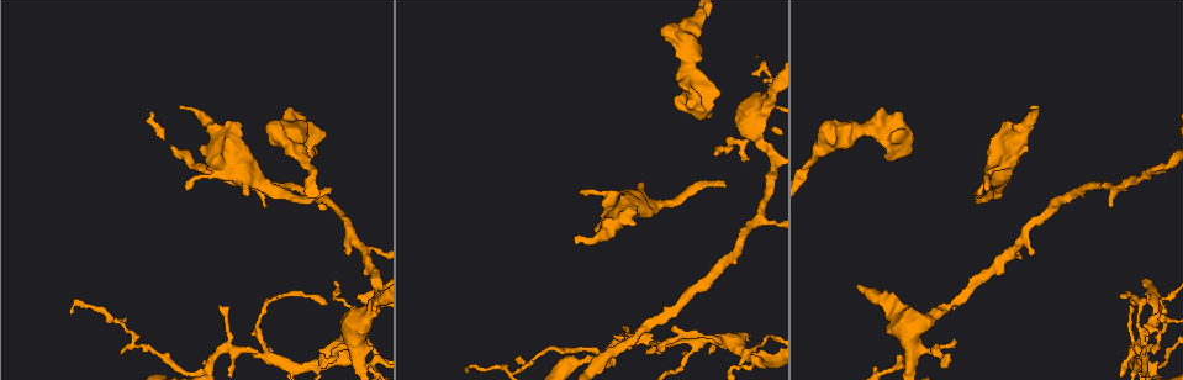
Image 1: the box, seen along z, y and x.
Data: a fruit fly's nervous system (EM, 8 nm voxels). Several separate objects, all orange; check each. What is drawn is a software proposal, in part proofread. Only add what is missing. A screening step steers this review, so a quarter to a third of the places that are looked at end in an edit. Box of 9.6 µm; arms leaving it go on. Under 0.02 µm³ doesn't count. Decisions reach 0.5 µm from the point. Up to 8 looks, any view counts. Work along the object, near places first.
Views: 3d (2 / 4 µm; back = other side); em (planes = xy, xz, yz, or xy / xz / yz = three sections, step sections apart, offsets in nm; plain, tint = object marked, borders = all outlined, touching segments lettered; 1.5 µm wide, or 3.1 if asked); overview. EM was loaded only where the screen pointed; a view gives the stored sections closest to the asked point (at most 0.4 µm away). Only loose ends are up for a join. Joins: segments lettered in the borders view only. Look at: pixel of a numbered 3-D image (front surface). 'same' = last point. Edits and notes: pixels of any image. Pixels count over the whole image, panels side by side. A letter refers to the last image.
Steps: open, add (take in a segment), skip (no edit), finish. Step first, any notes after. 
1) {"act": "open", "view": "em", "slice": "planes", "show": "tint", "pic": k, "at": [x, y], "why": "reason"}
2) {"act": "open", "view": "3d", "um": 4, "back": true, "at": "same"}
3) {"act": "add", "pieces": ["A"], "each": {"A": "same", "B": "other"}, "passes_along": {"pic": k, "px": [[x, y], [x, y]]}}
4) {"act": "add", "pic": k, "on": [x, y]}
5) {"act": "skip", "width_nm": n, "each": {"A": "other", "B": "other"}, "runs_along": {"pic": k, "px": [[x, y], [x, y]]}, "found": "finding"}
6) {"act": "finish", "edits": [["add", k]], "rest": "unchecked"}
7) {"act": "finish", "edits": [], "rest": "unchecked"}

{"act": "open", "view": "3d", "um": 4, "pic": 1, "at": [1154, 352], "why": "an open end"}

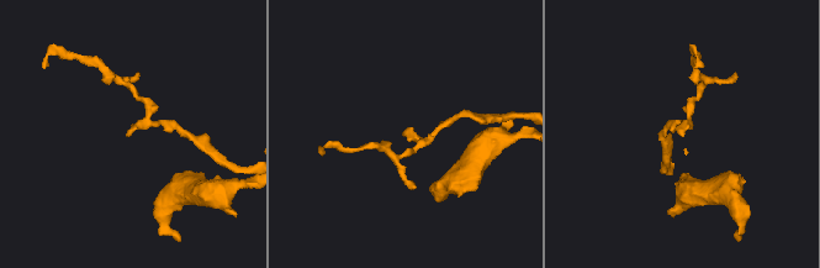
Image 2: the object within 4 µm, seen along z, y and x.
{"act": "open", "view": "em", "slice": "planes", "show": "borders", "pic": 2, "at": [127, 135], "why": "need the tissue"}

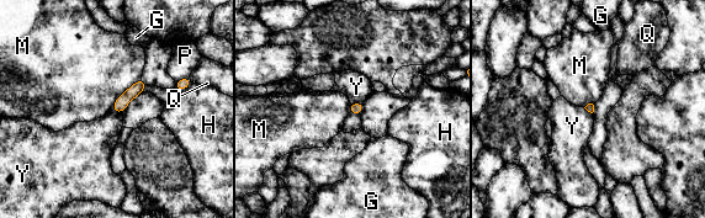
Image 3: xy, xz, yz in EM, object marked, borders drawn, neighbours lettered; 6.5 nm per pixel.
{"act": "skip", "each": {"G": "other", "H": "other", "M": "other", "P": "other", "Q": "other", "Y": "other"}, "border": {"pic": 3, "px": [[362, 101], [350, 104]]}, "found": "none of them fits"}

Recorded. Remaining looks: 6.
{"act": "open", "view": "3d", "um": 4, "back": true, "pic": 1, "at": [186, 189], "why": "tapers out"}

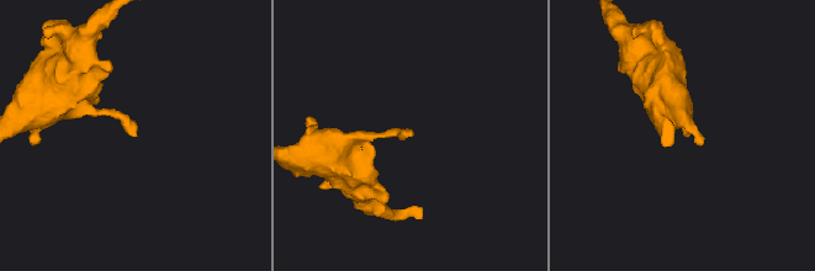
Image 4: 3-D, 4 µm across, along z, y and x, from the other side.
{"act": "open", "view": "em", "slice": "planes", "show": "borders", "pic": 4, "at": [133, 135], "why": "need the tissue"}

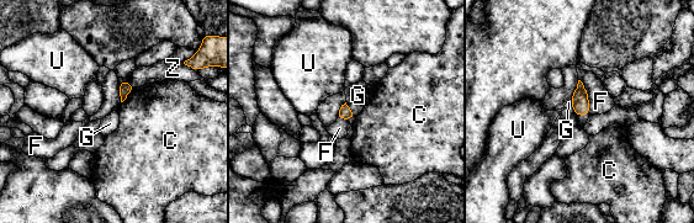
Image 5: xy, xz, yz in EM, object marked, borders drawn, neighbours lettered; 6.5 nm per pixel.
{"act": "skip", "each": {"C": "other", "F": "other", "G": "other", "U": "other", "Z": "other"}, "border": {"pic": 5, "px": [[345, 102], [351, 112], [349, 118]]}, "found": "no lettered segment goes on from it"}

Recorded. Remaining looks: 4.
{"act": "open", "view": "3d", "um": 4, "pic": 1, "at": [725, 187], "why": "tapers out"}

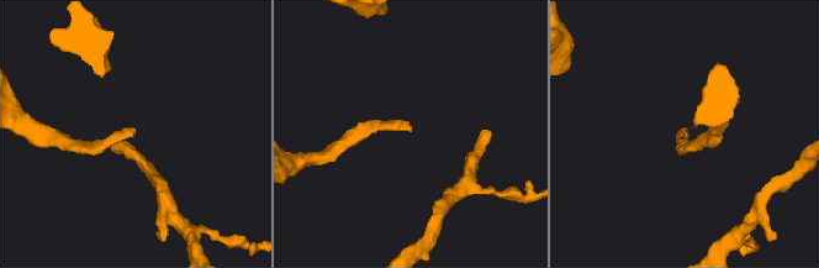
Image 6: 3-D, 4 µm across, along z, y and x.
{"act": "open", "view": "em", "slice": "planes", "show": "borders", "pic": 6, "at": [686, 129], "why": "now the EM"}

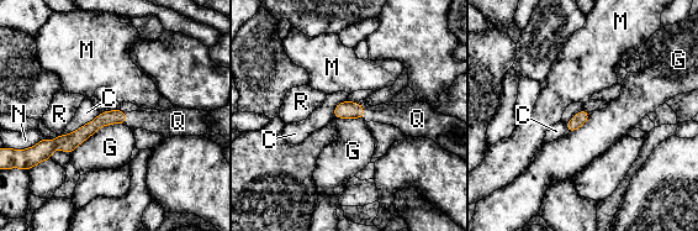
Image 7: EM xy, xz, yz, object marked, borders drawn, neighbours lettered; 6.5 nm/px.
{"act": "add", "pieces": ["Q"], "each": {"C": "other", "G": "other", "M": "other", "N": "other", "Q": "same", "R": "other"}, "passes_along": {"pic": 7, "px": [[345, 109], [364, 110], [401, 115]]}, "found": "the cell continues"}

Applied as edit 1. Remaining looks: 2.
{"act": "finish", "edits": [["add", 7]], "rest": "unchecked"}

